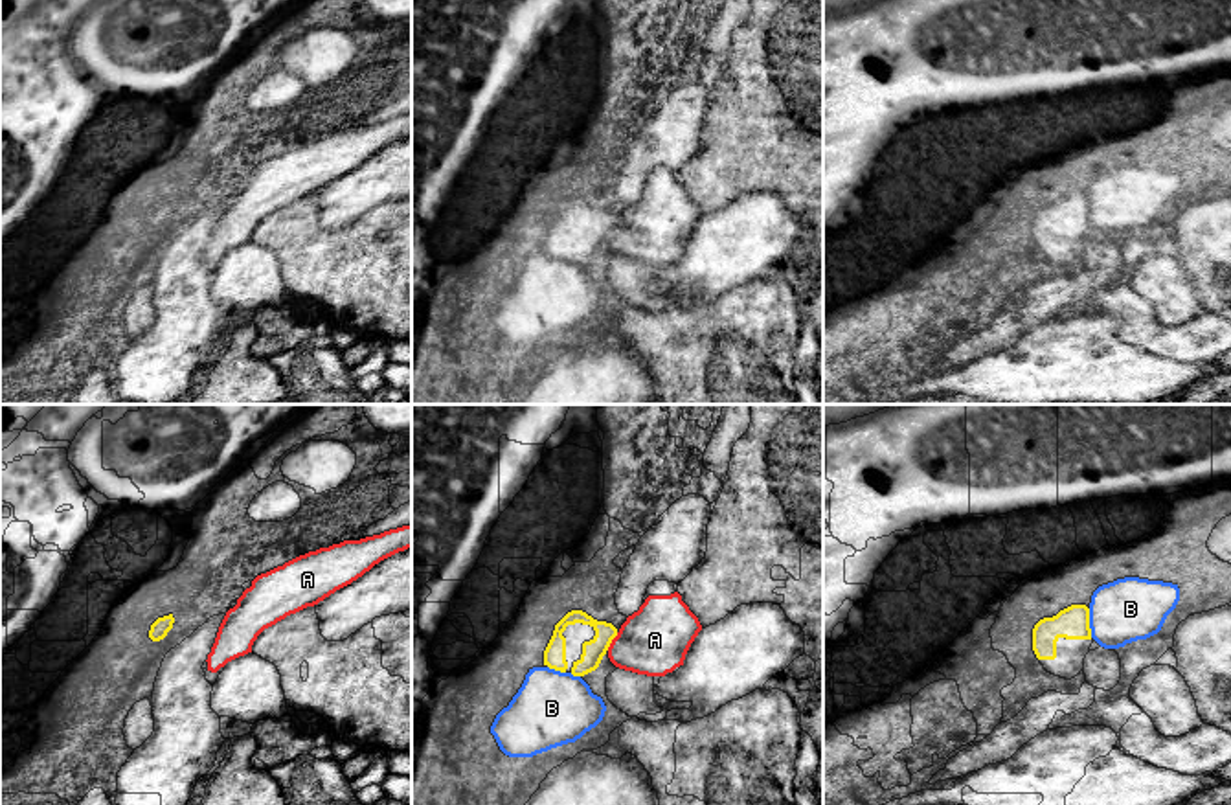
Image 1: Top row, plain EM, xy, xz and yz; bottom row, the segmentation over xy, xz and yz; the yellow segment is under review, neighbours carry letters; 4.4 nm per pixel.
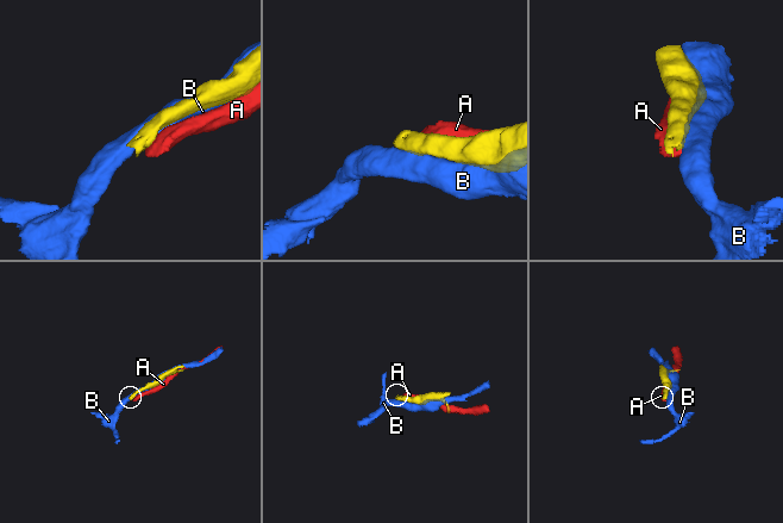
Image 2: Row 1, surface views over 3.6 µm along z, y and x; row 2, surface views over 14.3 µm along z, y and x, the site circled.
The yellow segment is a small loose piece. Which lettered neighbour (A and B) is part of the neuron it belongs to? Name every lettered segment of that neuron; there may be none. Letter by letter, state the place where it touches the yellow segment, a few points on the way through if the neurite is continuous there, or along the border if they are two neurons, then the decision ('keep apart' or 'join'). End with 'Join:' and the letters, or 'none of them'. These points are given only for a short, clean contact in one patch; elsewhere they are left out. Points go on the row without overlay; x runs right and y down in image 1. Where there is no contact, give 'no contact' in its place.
A: contact xz (610, 230); keep apart
B: contact yz (1088, 212); keep apart
Join: none of them

